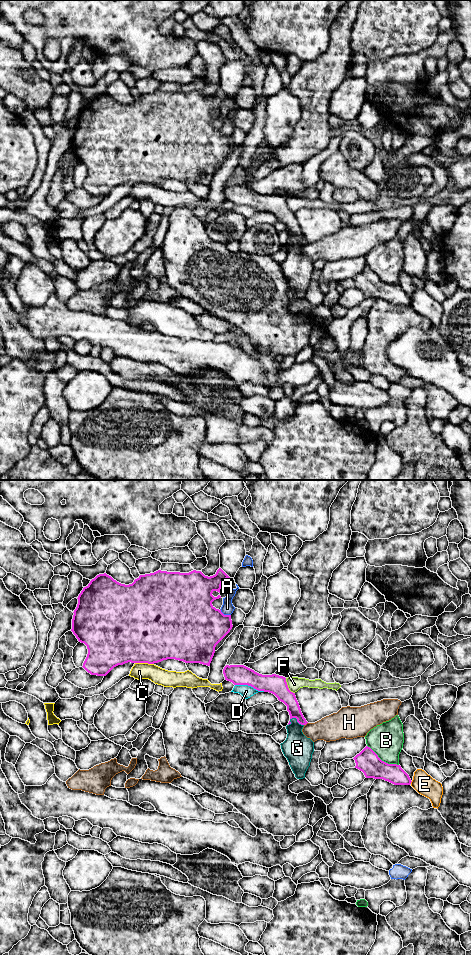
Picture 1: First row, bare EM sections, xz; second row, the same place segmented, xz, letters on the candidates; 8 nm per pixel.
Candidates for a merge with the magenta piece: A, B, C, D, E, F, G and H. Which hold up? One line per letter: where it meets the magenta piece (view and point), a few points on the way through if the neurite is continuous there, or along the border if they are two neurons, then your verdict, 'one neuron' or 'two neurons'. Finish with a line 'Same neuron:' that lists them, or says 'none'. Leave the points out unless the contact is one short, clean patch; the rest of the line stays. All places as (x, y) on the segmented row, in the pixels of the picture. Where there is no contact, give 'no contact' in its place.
A: contact xz (225, 615); two neurons
B: contact xz (383, 761); border xz (367, 745), (382, 760), (398, 765); two neurons
C: contact xz (144, 662); two neurons
D: contact xz (250, 685); border xz (235, 684), (247, 684), (264, 691); two neurons
E: contact xz (411, 781); two neurons
F: contact xz (287, 686); border xz (285, 678), (287, 687), (294, 693); two neurons
G: contact xz (297, 720); two neurons
H: contact xz (305, 724); two neurons
Same neuron: none

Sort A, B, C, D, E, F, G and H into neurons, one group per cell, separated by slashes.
A / B / C D F / E / G / H

